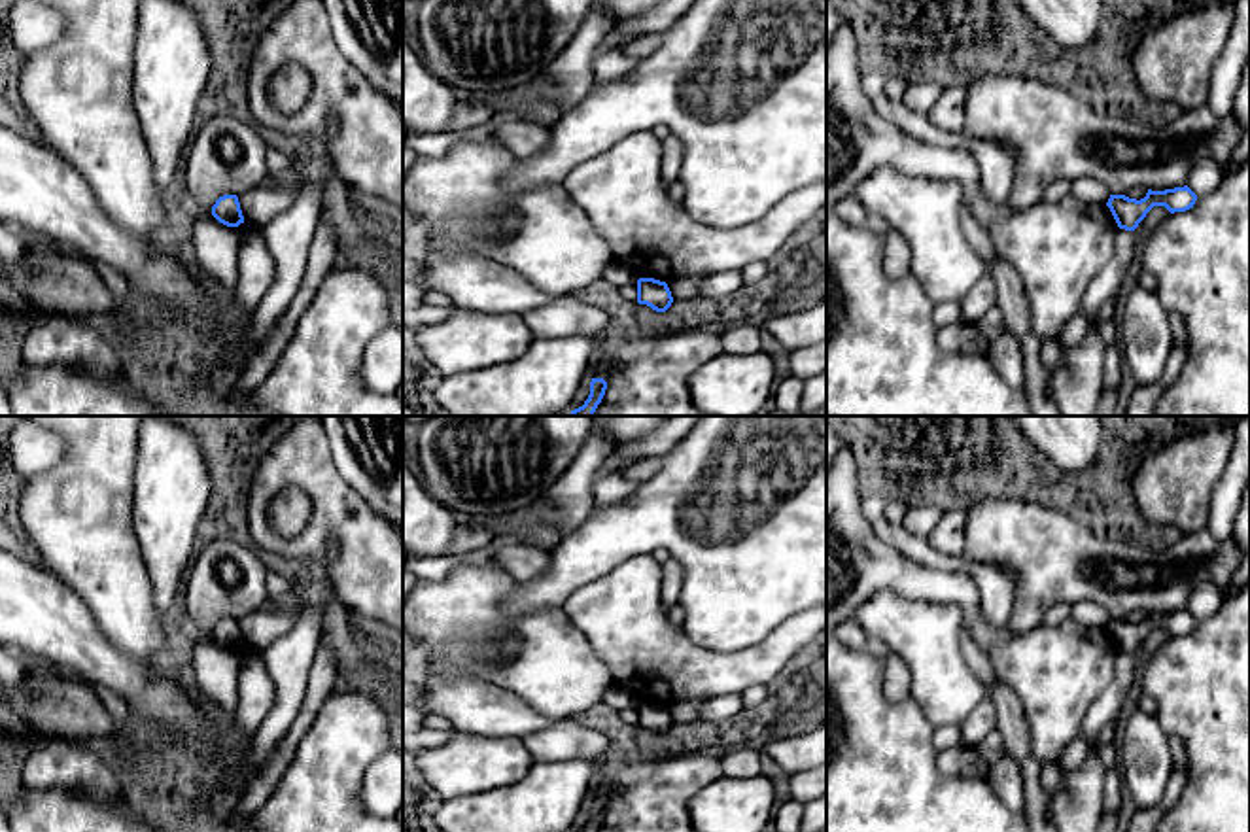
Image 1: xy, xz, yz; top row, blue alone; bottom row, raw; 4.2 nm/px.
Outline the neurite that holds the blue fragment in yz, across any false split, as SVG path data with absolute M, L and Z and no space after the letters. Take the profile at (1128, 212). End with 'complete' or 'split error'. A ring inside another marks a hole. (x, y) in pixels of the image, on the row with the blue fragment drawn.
M1184 185L1165 191L1148 189L1146 197L1140 200L1125 195L1110 195L1106 206L1120 229L1135 231L1154 206L1165 206L1171 214L1174 214L1193 208L1195 200L1197 195Z; complete

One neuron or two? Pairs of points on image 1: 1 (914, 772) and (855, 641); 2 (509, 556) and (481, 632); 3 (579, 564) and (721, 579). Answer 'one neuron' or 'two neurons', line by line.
1: two neurons
2: two neurons
3: one neuron

